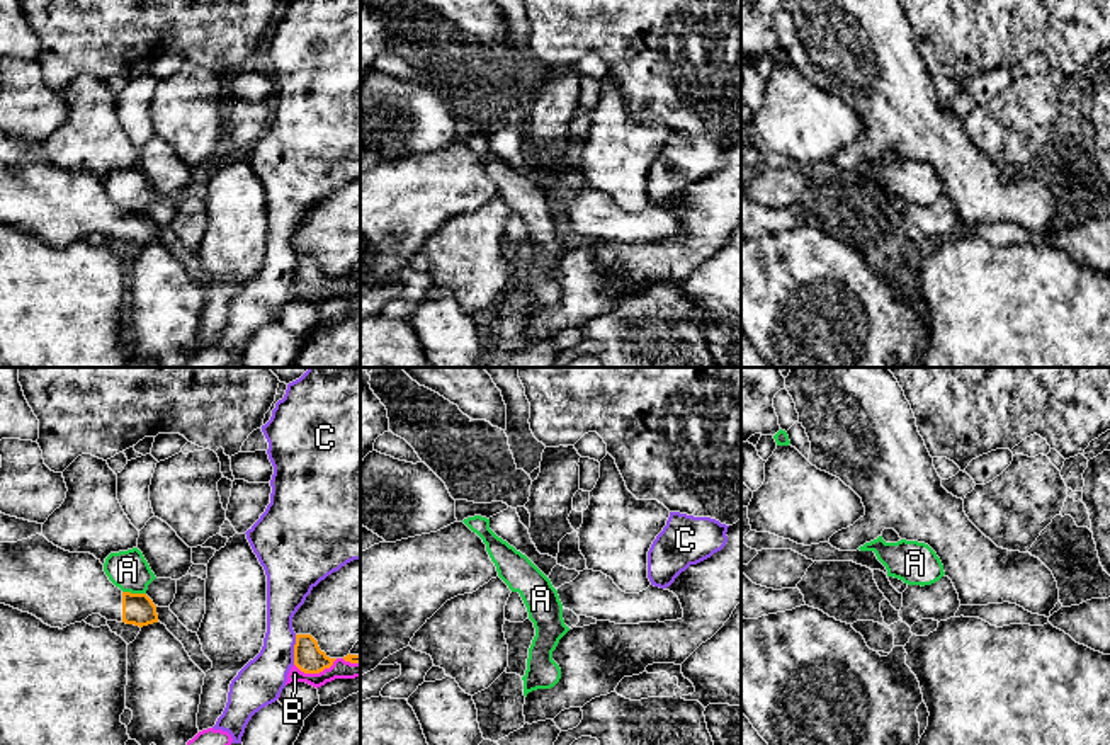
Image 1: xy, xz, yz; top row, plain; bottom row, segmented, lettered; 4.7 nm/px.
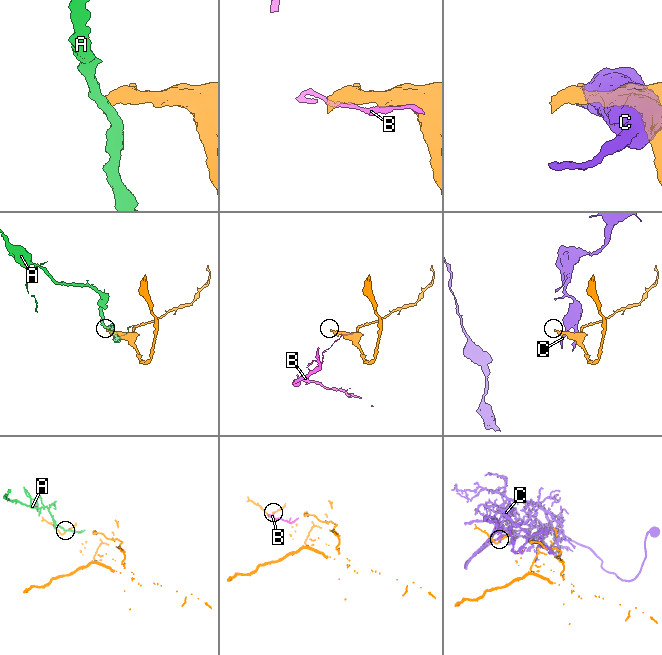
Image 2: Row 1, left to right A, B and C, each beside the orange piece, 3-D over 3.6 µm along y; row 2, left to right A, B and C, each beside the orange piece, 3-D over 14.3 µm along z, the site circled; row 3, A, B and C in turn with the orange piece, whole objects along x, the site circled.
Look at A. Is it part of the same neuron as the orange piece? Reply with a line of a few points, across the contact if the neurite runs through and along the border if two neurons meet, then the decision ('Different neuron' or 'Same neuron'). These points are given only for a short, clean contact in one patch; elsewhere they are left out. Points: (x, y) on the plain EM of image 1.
Line: xy (123, 210), (145, 213). Different neuron

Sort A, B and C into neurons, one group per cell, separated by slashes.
A / B / C

